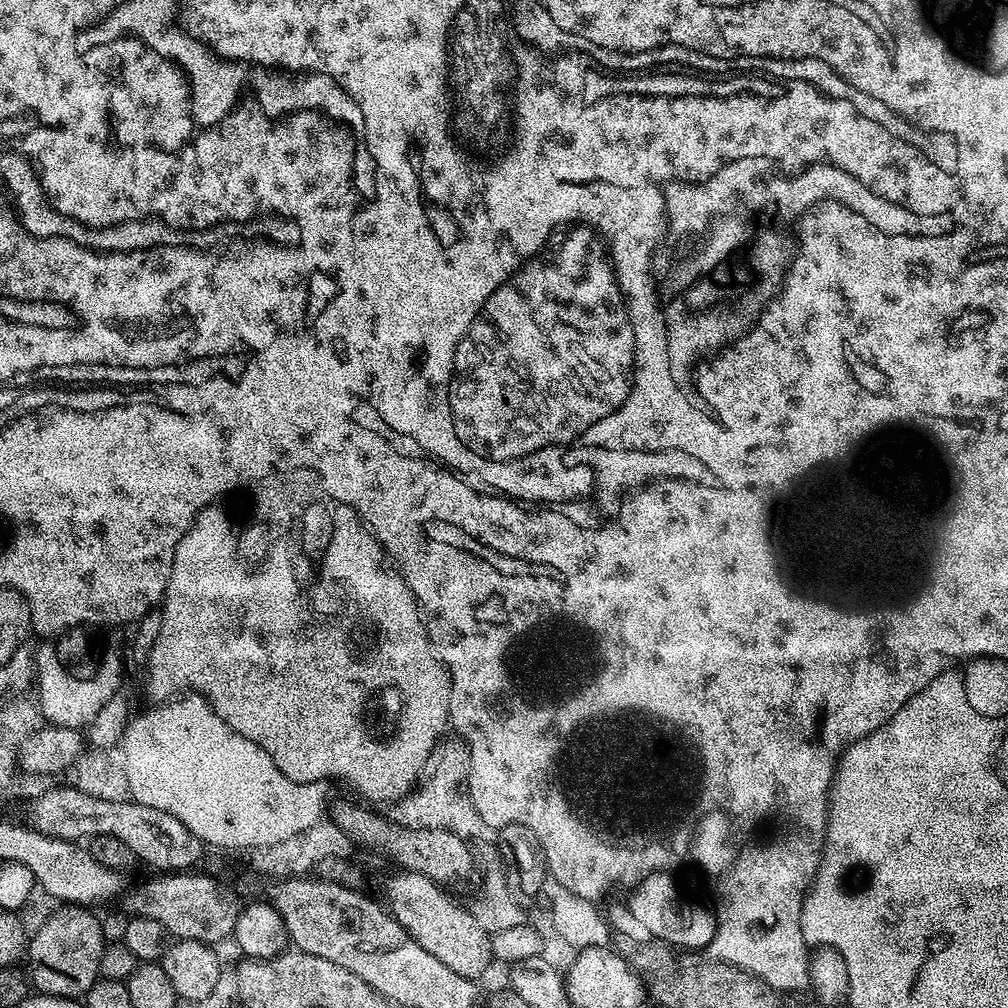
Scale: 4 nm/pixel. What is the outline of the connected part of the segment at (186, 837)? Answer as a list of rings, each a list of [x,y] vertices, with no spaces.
[[[52,786],[29,804],[32,805],[28,808],[27,823],[41,835],[73,842],[84,842],[94,836],[113,836],[126,842],[126,846],[130,846],[130,850],[136,855],[141,865],[149,864],[150,867],[157,868],[156,872],[160,874],[180,874],[185,870],[195,869],[192,867],[203,858],[206,851],[204,841],[199,840],[181,820],[174,818],[172,814],[166,814],[166,810],[140,804],[131,798],[122,801],[99,801],[98,798],[92,798],[80,792],[75,786],[69,786],[69,788]]]

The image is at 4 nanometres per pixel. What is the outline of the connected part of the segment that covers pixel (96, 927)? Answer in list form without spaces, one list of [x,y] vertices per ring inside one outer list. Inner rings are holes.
[[[60,906],[35,933],[31,933],[26,960],[32,963],[30,984],[45,996],[83,997],[101,979],[100,959],[106,943],[104,928],[88,906]]]

